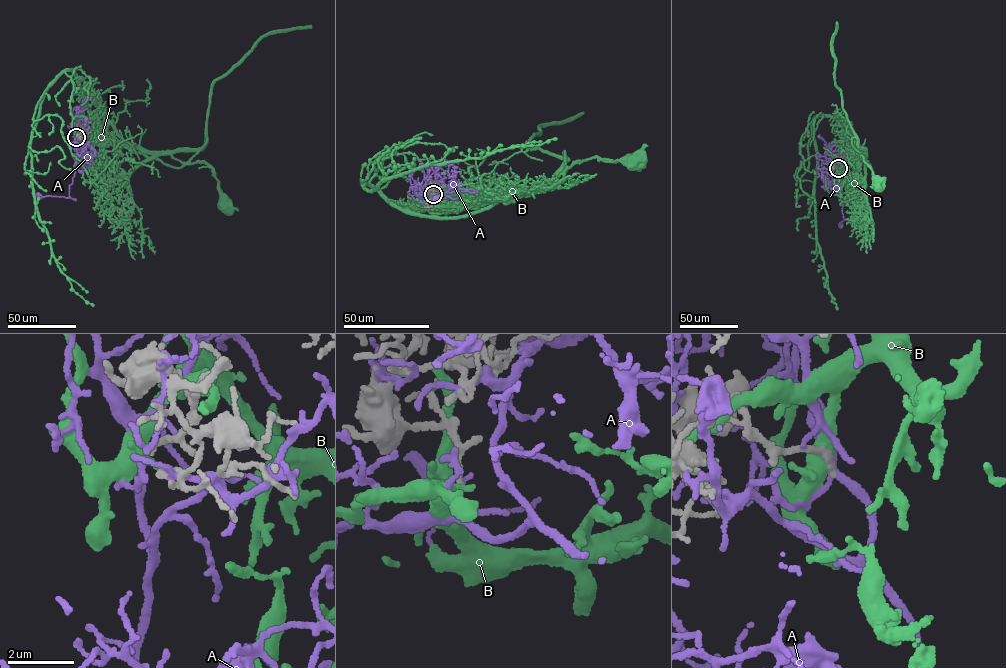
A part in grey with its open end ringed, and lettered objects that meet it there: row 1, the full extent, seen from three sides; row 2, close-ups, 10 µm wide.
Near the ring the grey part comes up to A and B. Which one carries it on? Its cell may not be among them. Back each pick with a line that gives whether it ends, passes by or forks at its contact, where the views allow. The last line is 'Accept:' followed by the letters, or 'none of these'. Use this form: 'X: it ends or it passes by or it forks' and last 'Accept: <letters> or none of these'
Accept: none of these

